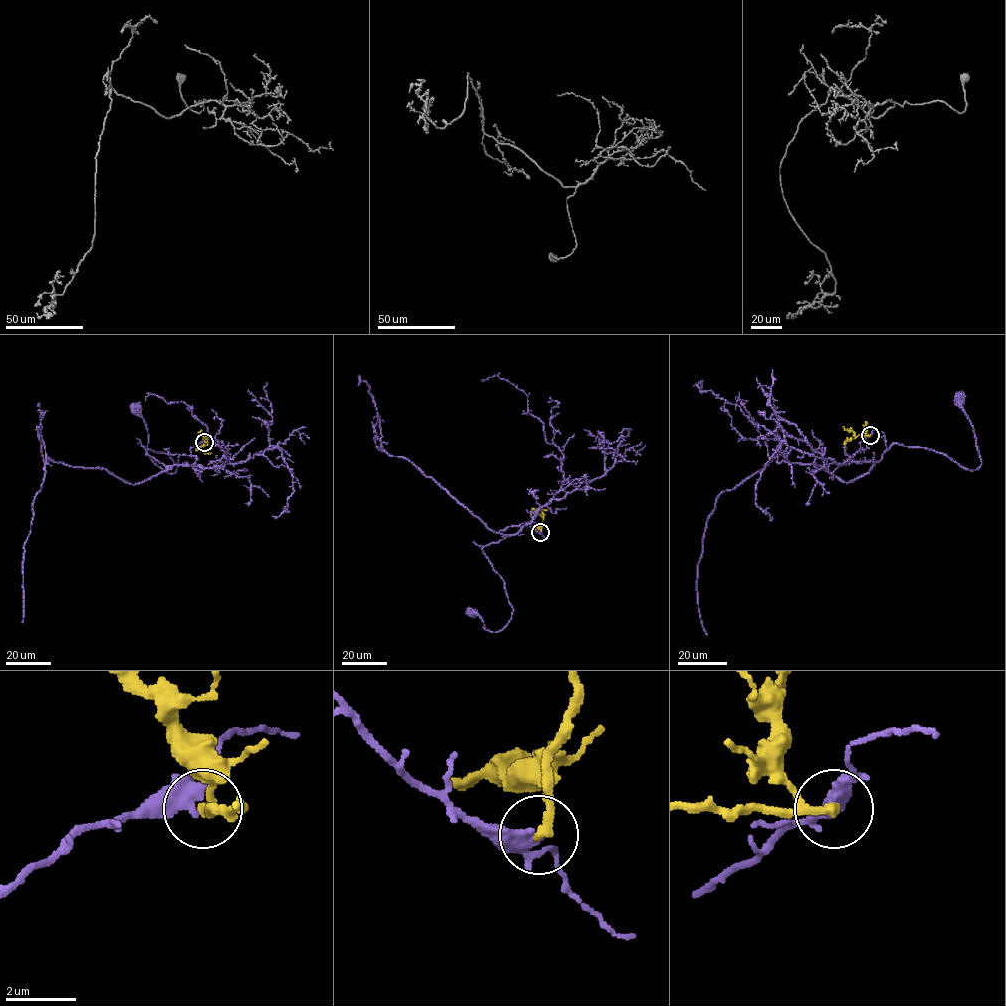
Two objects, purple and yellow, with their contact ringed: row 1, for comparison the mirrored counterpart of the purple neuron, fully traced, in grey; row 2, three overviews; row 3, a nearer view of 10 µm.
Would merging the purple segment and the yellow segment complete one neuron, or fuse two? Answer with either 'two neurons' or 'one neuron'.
two neurons

